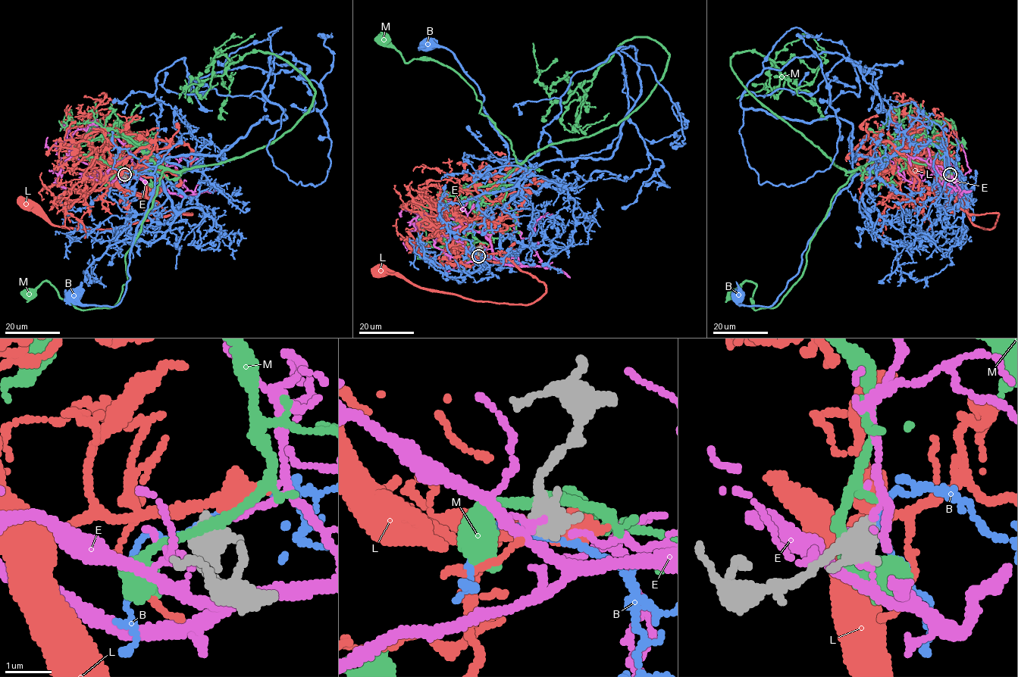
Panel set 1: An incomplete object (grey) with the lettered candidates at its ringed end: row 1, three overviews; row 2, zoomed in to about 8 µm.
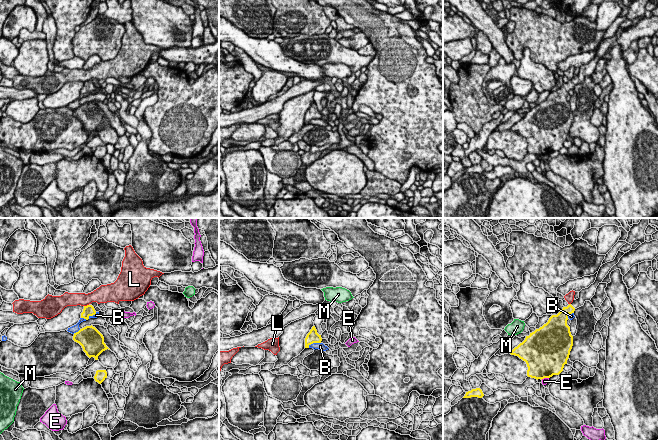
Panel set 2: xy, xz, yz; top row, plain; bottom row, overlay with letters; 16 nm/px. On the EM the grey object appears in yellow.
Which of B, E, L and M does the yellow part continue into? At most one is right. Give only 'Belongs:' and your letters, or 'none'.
Belongs: none

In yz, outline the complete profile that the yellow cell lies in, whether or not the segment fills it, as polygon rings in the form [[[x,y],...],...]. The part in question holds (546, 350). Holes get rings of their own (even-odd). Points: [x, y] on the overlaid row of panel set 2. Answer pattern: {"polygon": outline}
{"polygon": [[[618,251],[613,261],[600,267],[595,282],[579,292],[578,299],[563,307],[557,315],[552,315],[546,324],[526,336],[525,340],[510,352],[526,362],[528,377],[542,380],[563,371],[573,346],[573,336],[567,325],[568,316],[591,300],[597,286],[624,254]]]}

